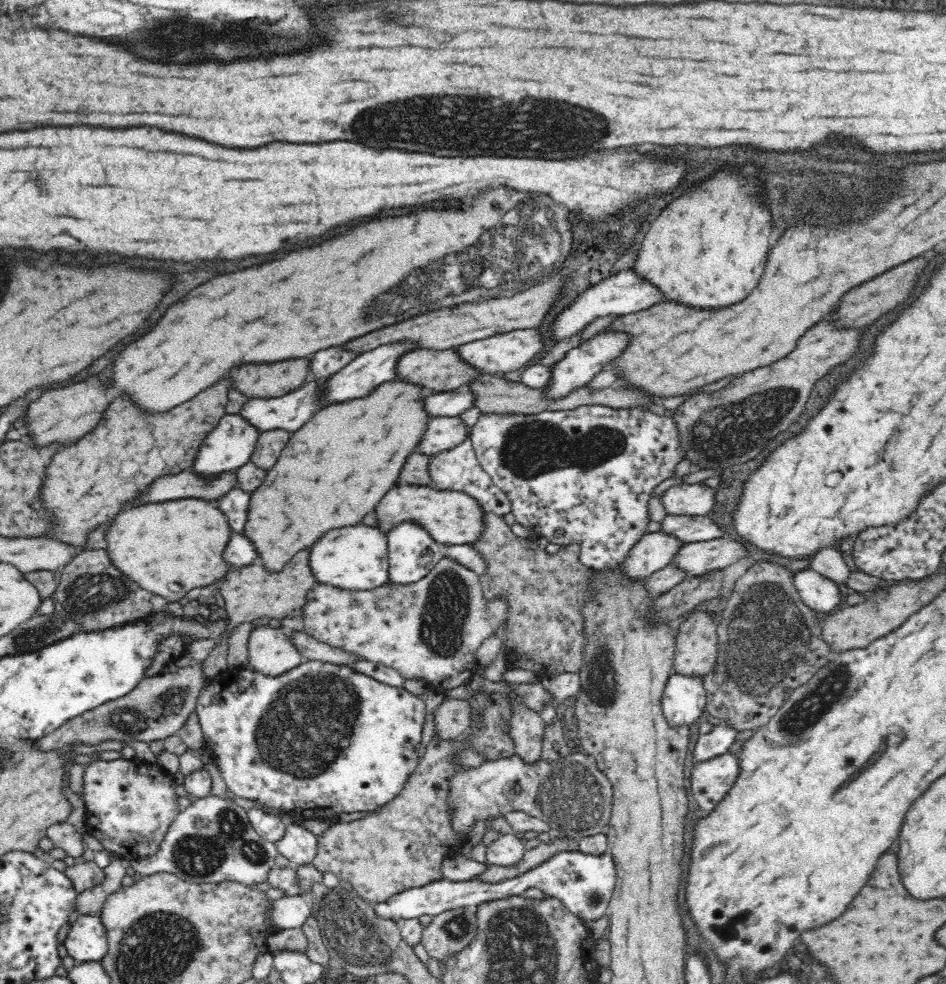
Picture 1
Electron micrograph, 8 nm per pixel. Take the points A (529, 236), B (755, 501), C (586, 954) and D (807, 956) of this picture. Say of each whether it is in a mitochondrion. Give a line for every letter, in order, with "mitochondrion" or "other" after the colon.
A: mitochondrion
B: other
C: other
D: other

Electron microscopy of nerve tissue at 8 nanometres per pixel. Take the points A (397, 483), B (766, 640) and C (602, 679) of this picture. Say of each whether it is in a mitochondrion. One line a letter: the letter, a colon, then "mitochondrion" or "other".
A: other
B: mitochondrion
C: mitochondrion

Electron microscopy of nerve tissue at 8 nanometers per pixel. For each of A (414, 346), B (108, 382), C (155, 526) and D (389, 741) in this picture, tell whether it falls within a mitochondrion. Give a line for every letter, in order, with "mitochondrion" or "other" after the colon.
A: other
B: other
C: other
D: other

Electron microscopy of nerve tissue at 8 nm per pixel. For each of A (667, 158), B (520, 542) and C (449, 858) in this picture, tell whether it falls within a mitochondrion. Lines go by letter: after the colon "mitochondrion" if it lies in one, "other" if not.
A: other
B: other
C: other

